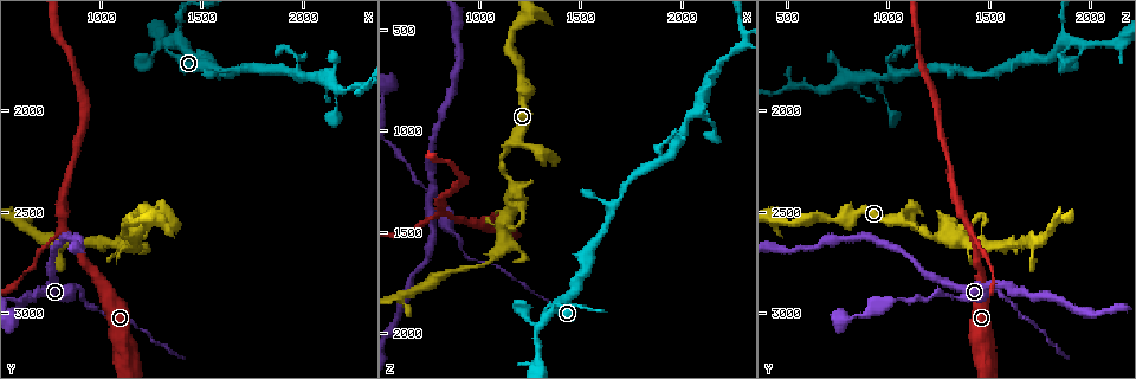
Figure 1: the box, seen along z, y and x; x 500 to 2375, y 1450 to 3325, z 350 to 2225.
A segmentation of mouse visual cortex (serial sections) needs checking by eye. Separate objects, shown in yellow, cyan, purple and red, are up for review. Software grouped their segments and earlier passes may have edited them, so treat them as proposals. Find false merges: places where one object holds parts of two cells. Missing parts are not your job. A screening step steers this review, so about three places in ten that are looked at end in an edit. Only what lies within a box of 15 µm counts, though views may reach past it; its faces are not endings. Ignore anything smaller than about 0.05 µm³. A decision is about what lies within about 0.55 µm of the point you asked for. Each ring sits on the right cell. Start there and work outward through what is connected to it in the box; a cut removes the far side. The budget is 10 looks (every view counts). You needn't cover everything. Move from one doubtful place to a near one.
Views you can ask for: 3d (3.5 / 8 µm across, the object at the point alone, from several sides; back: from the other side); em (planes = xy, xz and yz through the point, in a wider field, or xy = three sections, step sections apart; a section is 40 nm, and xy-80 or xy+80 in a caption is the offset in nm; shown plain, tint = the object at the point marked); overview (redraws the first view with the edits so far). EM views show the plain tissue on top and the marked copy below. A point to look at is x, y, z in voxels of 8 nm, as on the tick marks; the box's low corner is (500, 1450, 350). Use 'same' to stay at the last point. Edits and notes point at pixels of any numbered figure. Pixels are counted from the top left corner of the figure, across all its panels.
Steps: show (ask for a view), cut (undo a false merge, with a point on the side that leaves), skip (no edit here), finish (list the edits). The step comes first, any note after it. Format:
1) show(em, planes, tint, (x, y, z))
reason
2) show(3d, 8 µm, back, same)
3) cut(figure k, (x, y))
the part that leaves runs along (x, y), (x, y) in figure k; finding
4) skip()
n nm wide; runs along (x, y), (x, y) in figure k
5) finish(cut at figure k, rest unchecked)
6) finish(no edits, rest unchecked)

show(3d, 3.5 µm, (1340, 1680, 1900))
thick turns thin

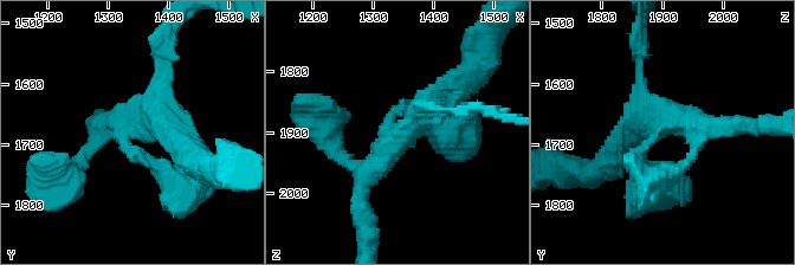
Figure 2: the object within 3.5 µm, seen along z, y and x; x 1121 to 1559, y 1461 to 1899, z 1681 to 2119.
show(em, xy, step 3, tint, (1340, 1680, 1900))
4 arms; arms of 150, 300, 300, 400 nm

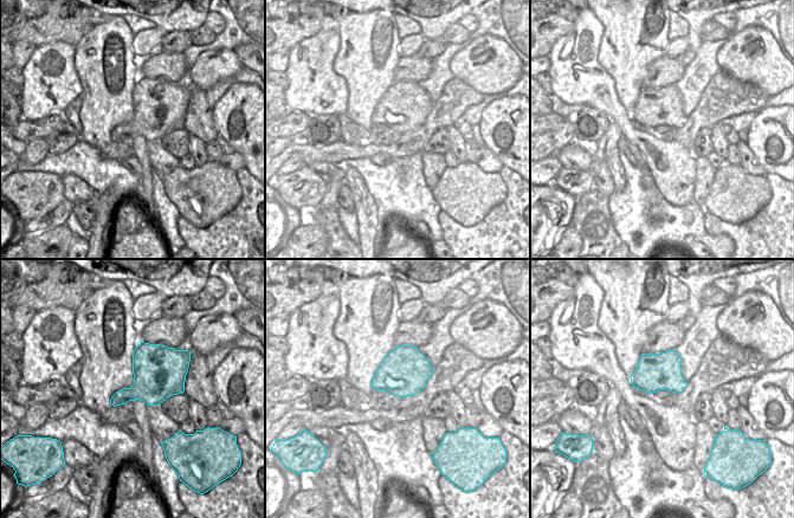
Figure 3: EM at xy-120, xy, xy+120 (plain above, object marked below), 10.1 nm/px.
skip()
runs along (652, 180), (618, 143) in figure 2; one cell here

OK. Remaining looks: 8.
show(3d, 3.5 µm, (1650, 1790, 1370))
arms part here

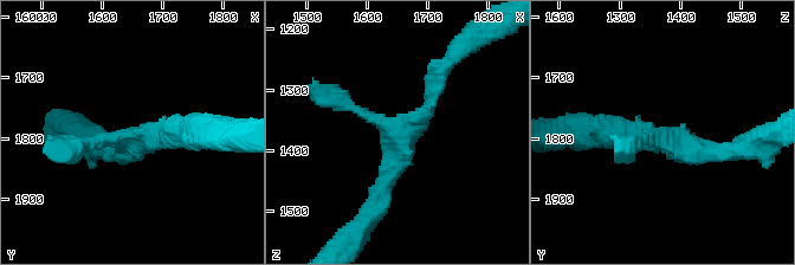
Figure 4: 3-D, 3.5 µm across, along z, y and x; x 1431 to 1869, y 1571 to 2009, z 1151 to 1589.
show(em, xy, step 5, tint, (1660, 1800, 1375))

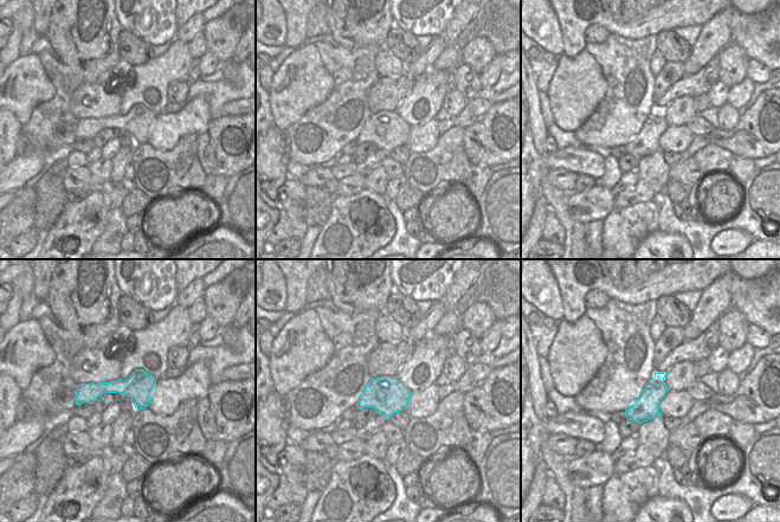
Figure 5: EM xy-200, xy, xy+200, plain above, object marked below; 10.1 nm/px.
show(em, xy, step 1, tint, same)

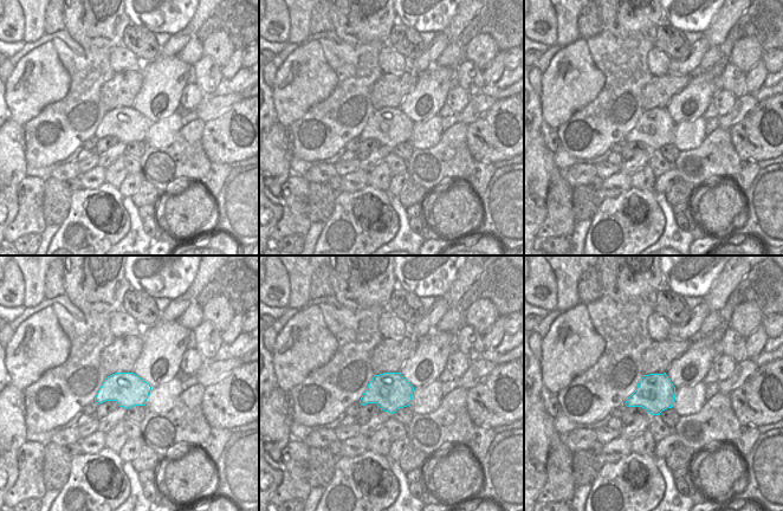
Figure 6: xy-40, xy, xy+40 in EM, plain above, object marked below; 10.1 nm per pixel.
skip()
runs along (375, 200), (440, 70) in figure 4; one cell here

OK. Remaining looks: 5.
show(3d, 3.5 µm, (1290, 2520, 1090))
abrupt turn

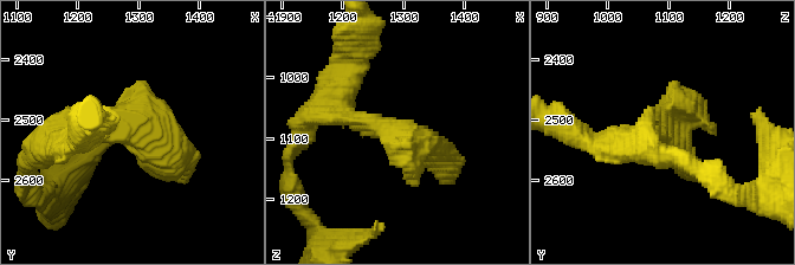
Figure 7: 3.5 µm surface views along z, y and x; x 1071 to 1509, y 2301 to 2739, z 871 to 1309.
show(em, xy, step 5, tint, (1290, 2515, 1085))
need the tissue

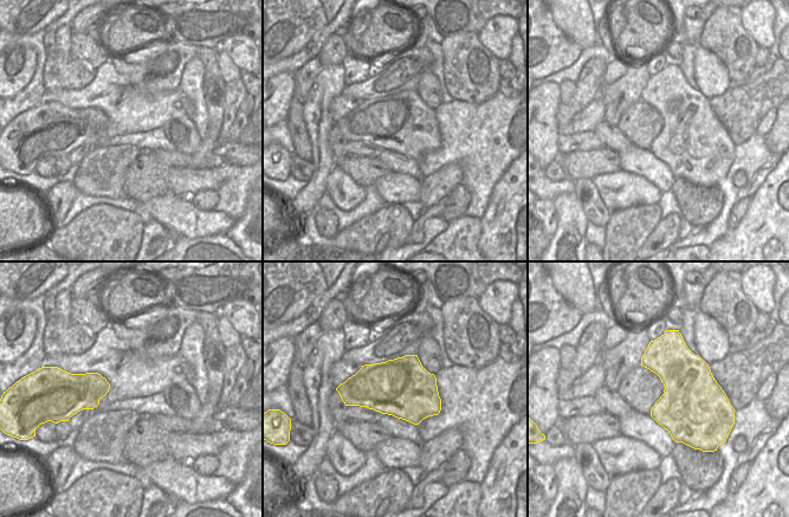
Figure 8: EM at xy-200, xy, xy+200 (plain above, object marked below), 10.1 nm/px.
skip()
runs along (328, 101), (447, 170) in figure 7; continuous, no second cell

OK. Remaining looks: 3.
show(em, planes, tint, (870, 2880, 1500))
sharp bend

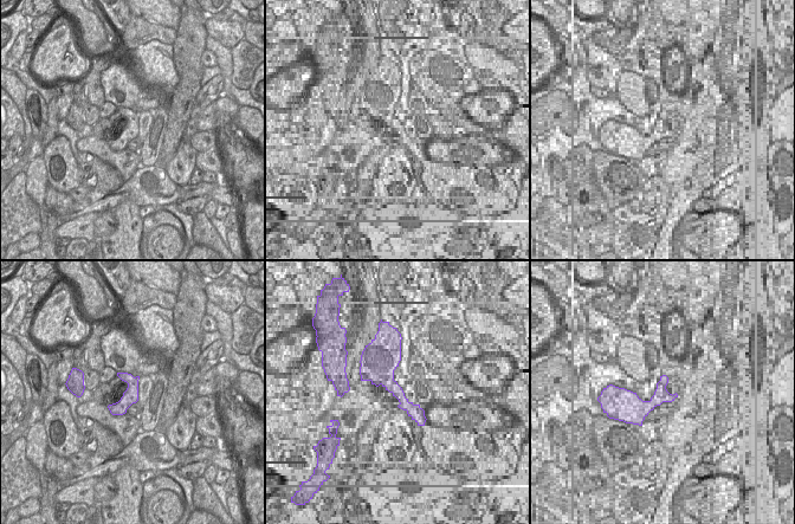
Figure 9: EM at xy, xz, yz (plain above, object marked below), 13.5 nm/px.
show(3d, 3.5 µm, same)

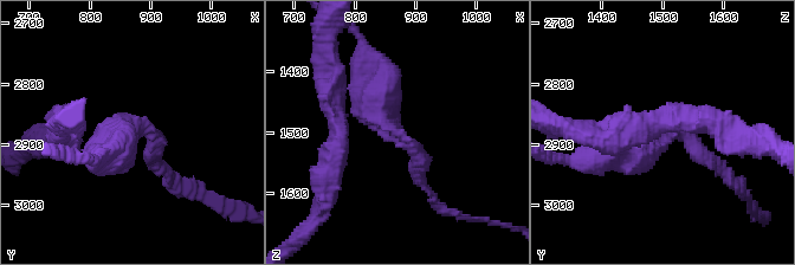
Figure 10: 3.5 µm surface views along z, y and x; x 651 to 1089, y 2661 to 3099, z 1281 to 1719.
skip()
runs along (349, 85), (379, 97), (430, 191) in figure 10; all the same cell

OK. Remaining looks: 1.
finish(no edits, rest unchecked)

